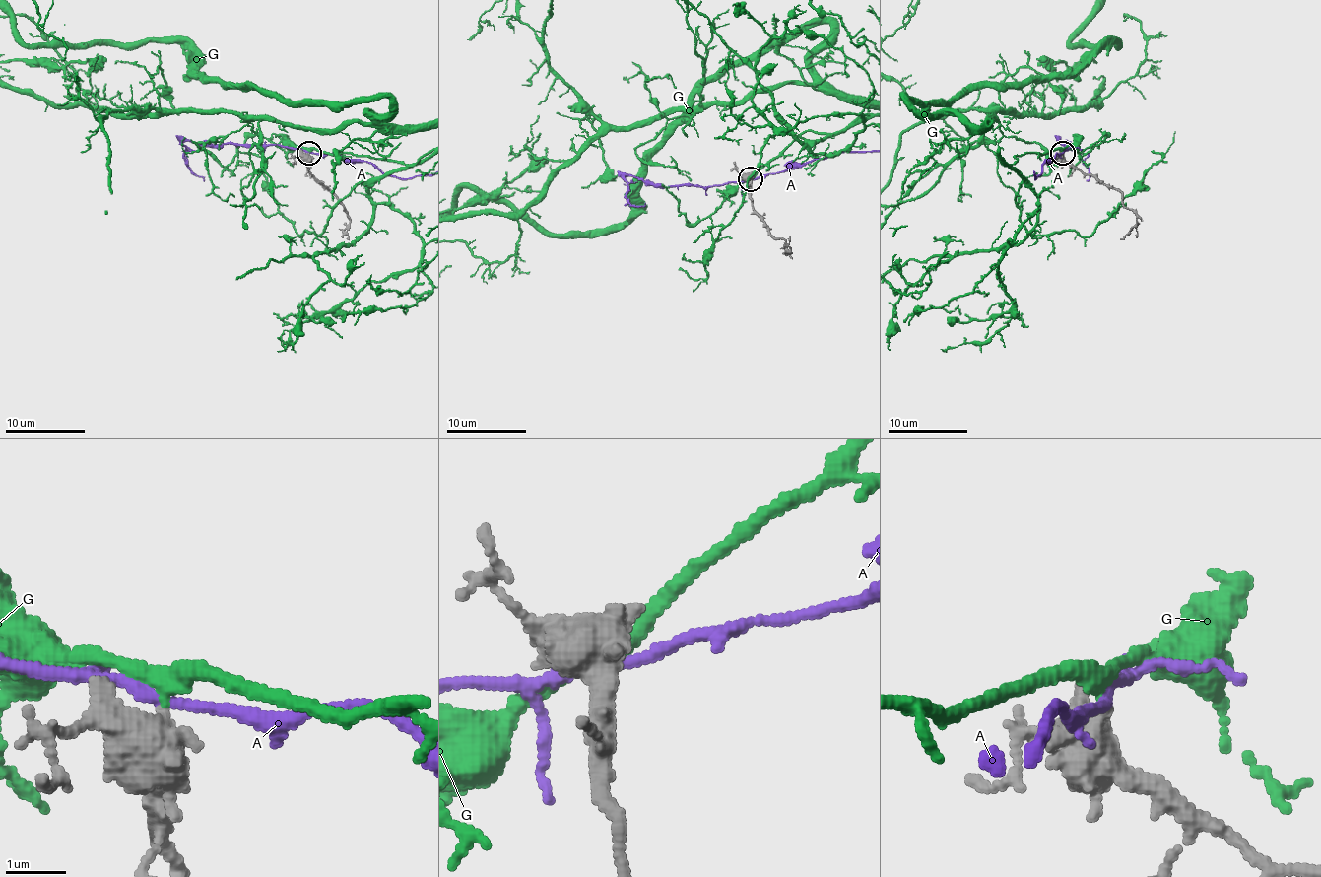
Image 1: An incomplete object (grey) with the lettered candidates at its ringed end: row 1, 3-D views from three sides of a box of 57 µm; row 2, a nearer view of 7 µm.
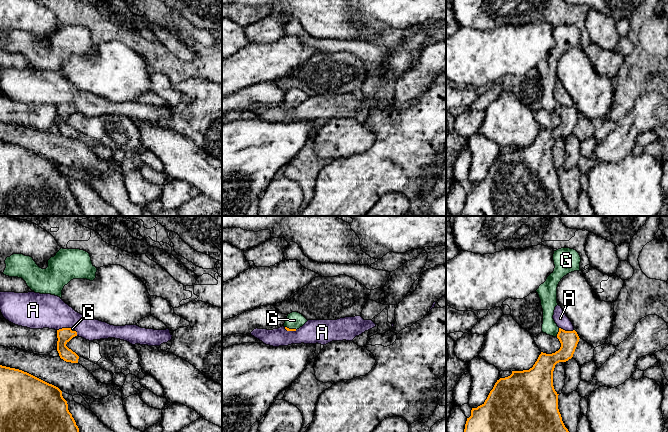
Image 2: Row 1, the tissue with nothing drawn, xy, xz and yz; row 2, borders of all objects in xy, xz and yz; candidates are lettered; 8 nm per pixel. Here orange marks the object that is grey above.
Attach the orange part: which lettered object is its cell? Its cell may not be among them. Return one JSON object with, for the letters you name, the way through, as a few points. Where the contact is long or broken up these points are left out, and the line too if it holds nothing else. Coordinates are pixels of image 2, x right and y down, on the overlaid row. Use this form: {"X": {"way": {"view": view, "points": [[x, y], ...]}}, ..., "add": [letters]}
{"G": {"way": {"view": "yz", "points": [[569, 339], [558, 332], [548, 322], [548, 303]]}}, "add": ["G"]}

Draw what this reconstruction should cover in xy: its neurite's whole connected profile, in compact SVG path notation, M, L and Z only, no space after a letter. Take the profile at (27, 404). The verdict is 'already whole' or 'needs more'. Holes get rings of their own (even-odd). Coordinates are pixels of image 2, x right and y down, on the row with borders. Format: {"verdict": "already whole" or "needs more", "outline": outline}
{"verdict": "already whole", "outline": "M0 365L0 432L79 432L79 428L58 387Z"}

